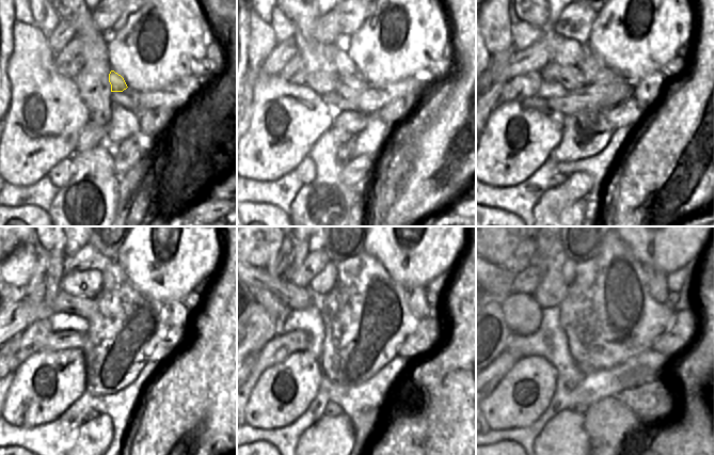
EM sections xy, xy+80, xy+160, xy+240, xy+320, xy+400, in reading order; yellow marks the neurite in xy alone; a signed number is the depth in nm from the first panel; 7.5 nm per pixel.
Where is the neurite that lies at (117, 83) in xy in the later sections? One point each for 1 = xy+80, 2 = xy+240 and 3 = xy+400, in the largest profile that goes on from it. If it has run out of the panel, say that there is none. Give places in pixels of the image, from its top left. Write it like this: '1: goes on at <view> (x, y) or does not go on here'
1: goes on at xy+80 (345, 66)
2: goes on at xy+240 (89, 283)
3: goes on at xy+400 (569, 269)

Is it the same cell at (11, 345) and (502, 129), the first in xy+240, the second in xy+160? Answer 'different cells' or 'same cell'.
different cells

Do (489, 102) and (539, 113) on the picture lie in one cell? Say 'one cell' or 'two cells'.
two cells

